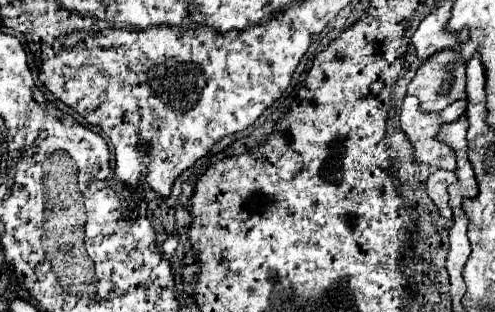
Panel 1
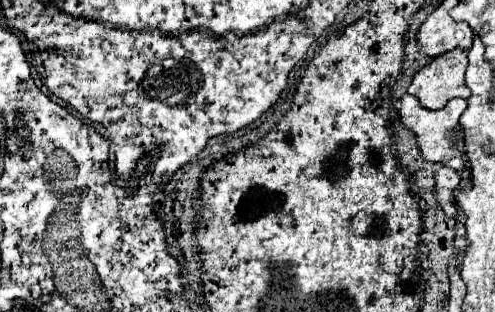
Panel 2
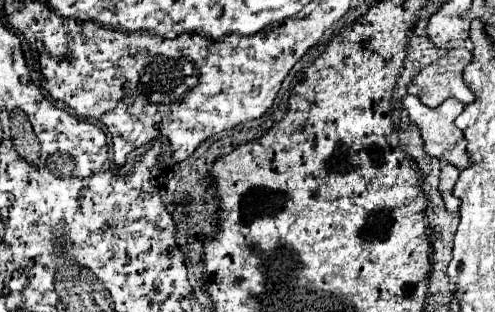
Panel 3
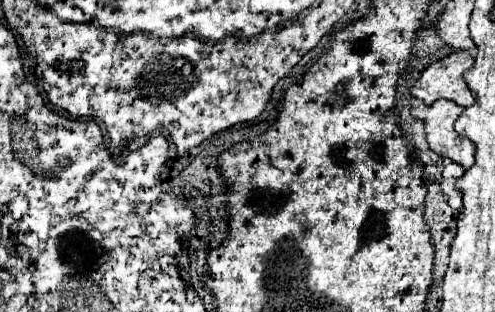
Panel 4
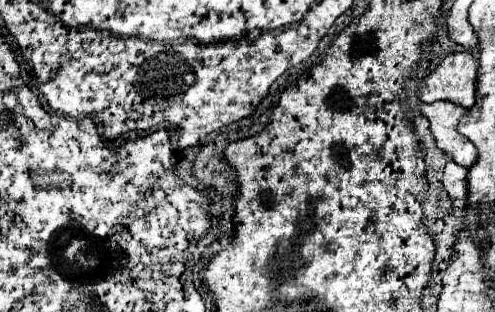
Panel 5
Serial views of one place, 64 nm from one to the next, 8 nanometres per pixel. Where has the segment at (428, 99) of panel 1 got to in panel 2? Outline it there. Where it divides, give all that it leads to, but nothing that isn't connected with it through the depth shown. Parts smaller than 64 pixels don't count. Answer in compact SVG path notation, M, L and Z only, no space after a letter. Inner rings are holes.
M450 50L434 58L424 66L408 86L408 94L416 96L428 110L440 110L450 98L470 98L470 90L464 82L464 70L468 64L466 50Z

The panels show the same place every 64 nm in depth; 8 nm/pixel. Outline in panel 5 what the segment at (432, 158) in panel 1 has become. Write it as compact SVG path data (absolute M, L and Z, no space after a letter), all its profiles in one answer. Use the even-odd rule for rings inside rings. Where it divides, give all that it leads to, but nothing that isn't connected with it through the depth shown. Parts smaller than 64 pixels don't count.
M432 102L422 104L420 112L430 120L430 130L436 138L438 148L450 154L456 164L470 168L476 162L476 148L472 142L456 132L460 118L466 116L468 110L452 102Z

